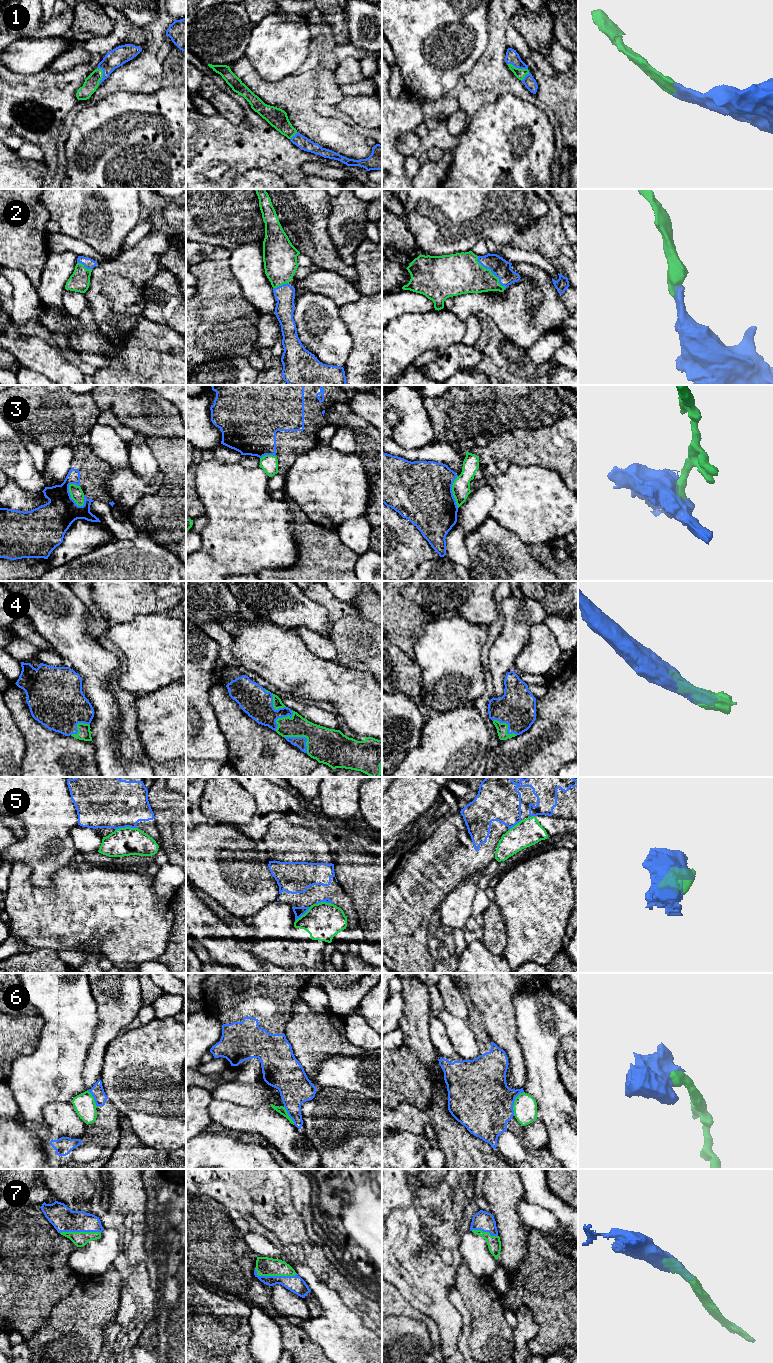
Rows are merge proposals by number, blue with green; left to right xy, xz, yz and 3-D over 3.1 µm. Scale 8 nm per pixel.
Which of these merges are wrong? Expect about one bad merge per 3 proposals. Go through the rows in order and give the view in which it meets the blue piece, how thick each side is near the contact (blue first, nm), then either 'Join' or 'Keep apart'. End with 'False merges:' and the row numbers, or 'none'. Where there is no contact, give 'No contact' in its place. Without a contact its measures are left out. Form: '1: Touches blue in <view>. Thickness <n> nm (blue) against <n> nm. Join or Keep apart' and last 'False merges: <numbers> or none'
1: Touches blue in xy. Thickness 150 nm (blue) against 120 nm. Join
2: Touches blue in yz. Thickness 150 nm (blue) against 320 nm. Join
3: Touches blue in xy. Thickness 280 nm (blue) against 100 nm. Keep apart
4: Touches blue in xz. Thickness 90 nm (blue) against 280 nm. Join
5: Touches blue in xy. Thickness 420 nm (blue) against 220 nm. Keep apart
6: Touches blue in yz. Thickness 480 nm (blue) against 190 nm. Keep apart
7: Touches blue in xz. Thickness 140 nm (blue) against 150 nm. Join
False merges: 3, 5, 6

